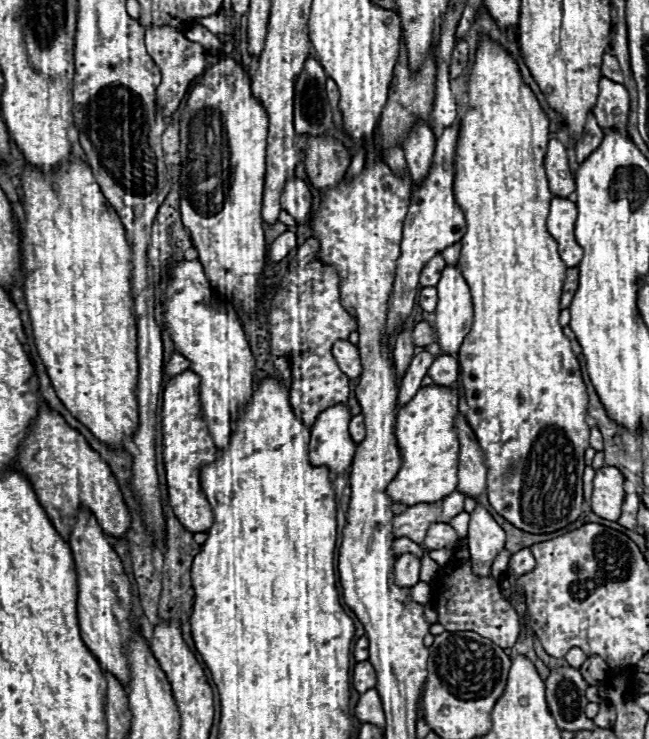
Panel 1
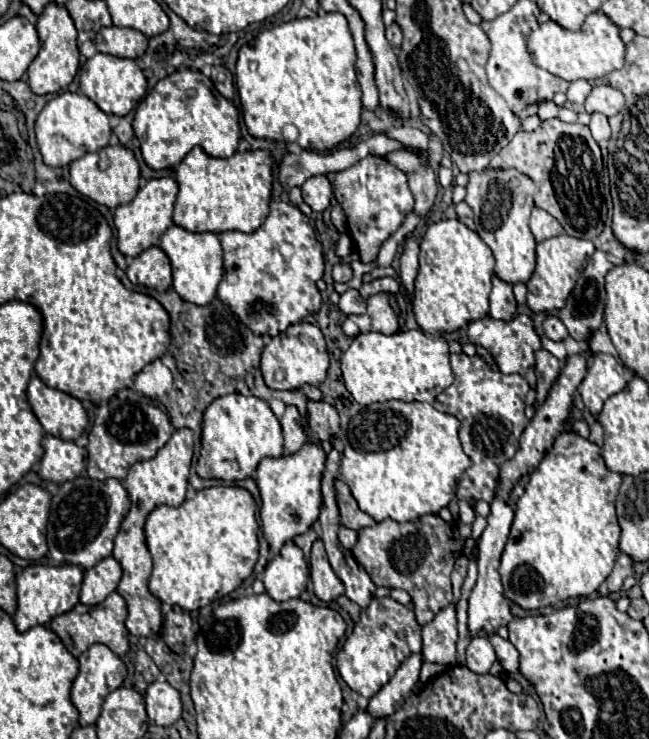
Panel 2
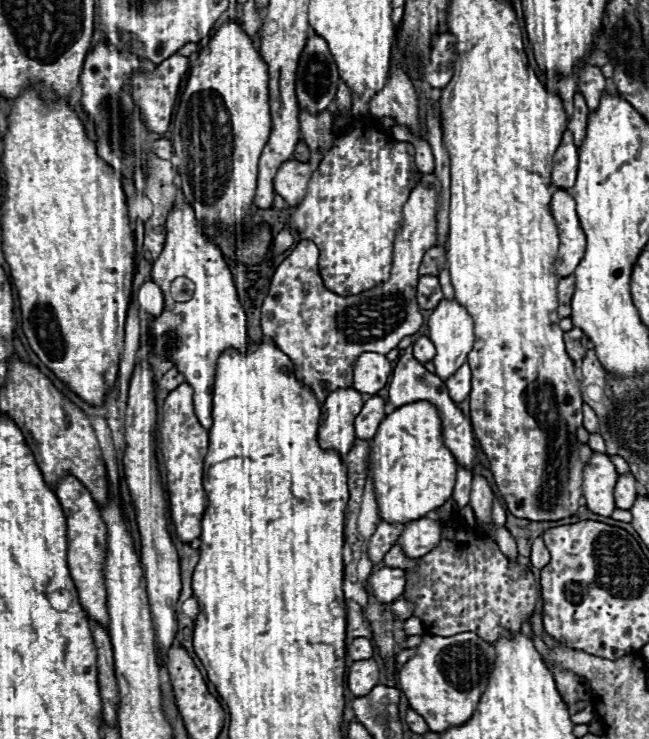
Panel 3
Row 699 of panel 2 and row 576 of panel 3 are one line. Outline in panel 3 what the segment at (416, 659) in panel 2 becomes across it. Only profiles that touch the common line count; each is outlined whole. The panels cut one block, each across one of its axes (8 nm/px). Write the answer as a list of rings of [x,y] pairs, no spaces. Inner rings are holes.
[[[380,568],[370,576],[368,586],[380,602],[394,602],[406,588],[406,572],[400,568]]]

